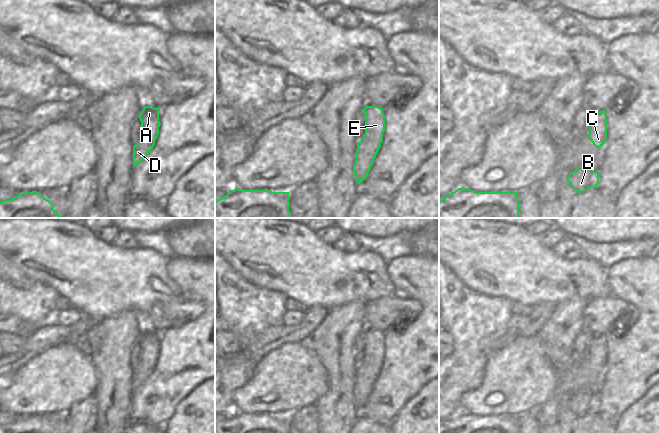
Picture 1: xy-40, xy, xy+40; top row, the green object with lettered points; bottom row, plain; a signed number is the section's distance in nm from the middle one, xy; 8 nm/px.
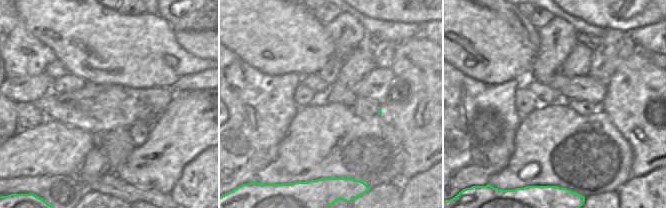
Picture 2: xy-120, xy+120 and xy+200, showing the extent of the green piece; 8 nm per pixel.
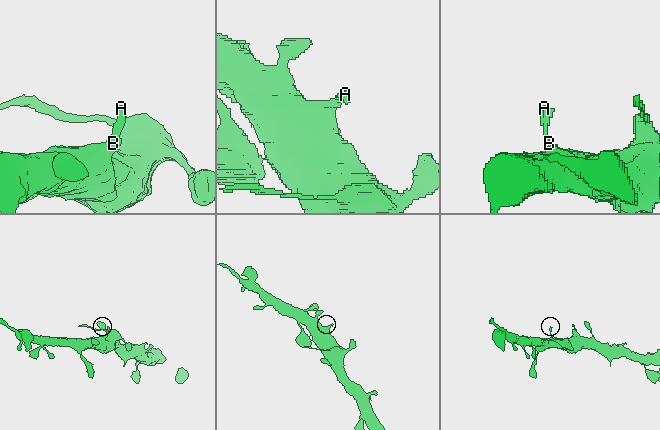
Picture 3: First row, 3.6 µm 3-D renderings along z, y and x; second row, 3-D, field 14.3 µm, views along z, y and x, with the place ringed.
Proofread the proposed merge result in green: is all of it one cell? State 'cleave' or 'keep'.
keep

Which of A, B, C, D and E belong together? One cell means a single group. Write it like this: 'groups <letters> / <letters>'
groups A B C D E

